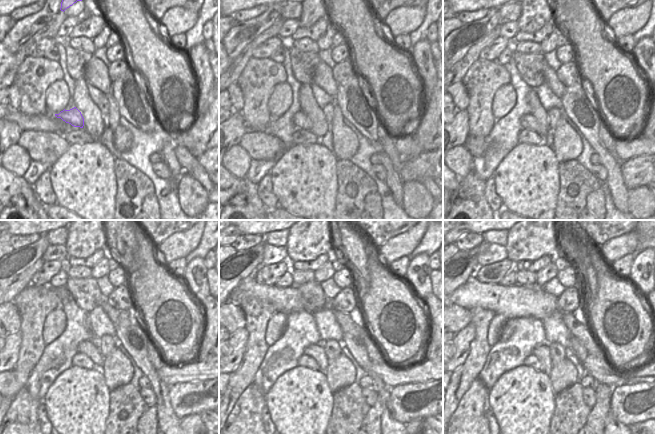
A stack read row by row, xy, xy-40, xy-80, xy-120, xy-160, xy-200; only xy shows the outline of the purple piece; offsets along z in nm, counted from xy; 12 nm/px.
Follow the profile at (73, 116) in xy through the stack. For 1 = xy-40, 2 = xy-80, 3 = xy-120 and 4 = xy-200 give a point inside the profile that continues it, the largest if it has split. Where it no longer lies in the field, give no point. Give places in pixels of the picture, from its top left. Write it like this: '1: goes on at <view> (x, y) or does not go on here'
1: goes on at xy-40 (301, 120)
2: goes on at xy-80 (528, 121)
3: goes on at xy-120 (88, 348)
4: goes on at xy-200 (542, 352)

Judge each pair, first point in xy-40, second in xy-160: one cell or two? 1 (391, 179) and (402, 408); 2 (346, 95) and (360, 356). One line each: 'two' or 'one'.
1: two
2: one

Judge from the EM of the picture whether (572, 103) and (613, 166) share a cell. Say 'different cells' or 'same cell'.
same cell

